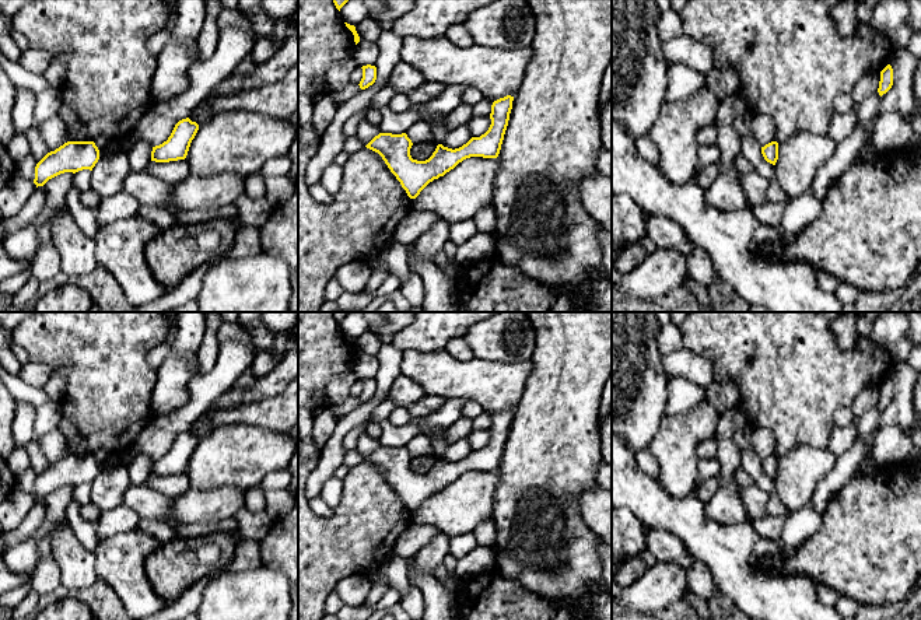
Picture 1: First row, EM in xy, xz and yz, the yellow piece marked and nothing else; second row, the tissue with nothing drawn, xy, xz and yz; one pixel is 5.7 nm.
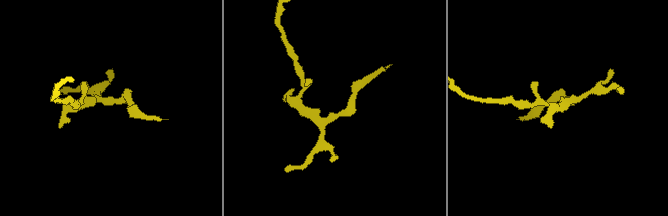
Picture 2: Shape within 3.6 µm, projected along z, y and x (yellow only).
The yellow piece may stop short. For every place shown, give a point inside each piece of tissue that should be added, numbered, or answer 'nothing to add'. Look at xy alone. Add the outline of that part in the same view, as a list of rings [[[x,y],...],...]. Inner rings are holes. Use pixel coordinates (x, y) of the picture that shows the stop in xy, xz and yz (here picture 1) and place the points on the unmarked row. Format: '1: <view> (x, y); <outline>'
nothing to add

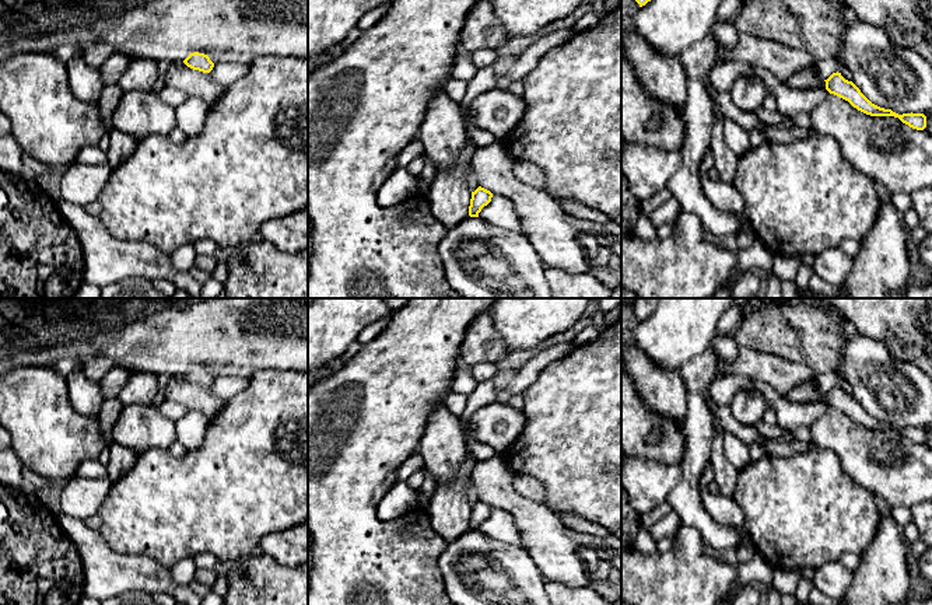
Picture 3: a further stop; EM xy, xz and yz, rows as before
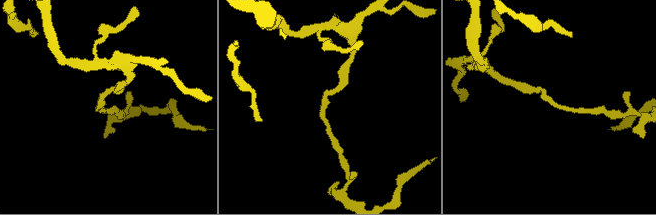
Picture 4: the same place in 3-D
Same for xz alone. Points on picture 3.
nothing to add

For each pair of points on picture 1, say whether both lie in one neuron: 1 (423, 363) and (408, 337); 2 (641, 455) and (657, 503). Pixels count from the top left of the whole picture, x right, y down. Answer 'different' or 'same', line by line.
1: different
2: different

